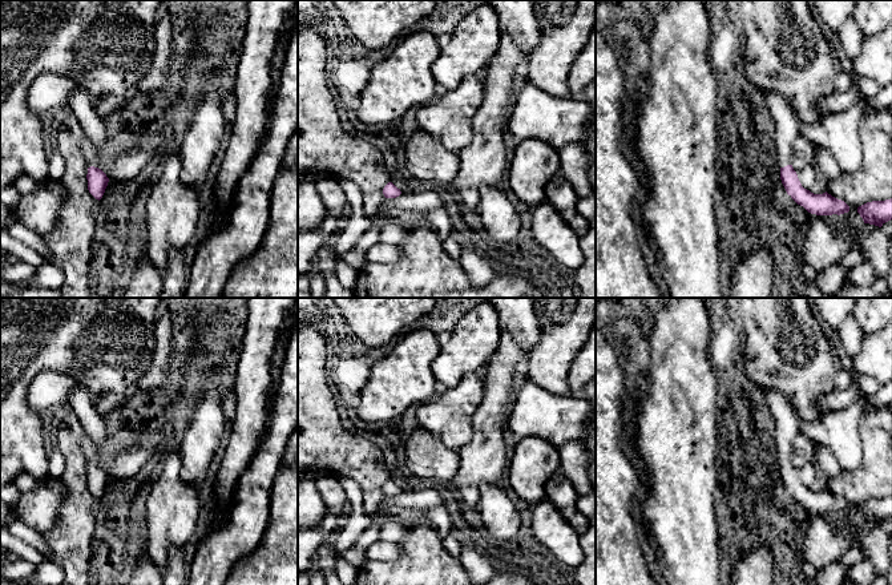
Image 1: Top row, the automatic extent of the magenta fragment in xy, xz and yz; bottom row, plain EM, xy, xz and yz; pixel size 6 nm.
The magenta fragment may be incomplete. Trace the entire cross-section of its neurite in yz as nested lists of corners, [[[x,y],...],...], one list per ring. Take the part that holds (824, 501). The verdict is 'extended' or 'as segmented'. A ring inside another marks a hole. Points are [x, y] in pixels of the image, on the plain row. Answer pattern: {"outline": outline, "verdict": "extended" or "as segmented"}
{"outline": [[[764,388],[770,412],[775,420],[775,445],[780,464],[780,477],[787,492],[808,511],[816,513],[844,512],[849,504],[827,489],[814,492],[804,487],[791,463],[791,445],[800,432],[802,420],[795,413],[788,398],[774,388]]], "verdict": "extended"}

